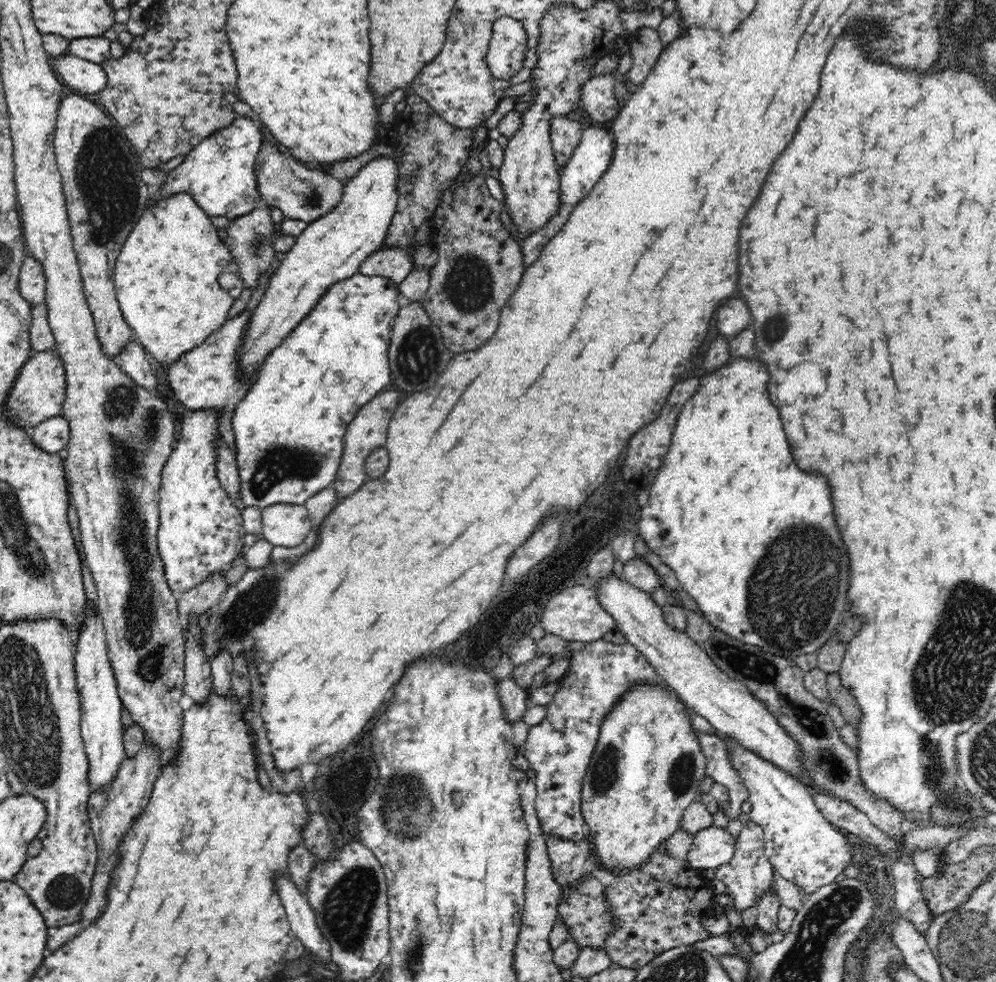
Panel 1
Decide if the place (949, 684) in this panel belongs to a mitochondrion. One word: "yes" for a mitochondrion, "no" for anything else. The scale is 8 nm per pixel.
yes

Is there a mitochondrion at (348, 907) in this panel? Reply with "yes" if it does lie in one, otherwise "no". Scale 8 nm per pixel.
yes

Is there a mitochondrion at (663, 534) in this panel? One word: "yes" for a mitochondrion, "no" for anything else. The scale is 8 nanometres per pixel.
no

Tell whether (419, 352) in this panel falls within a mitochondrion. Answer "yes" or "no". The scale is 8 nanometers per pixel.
yes

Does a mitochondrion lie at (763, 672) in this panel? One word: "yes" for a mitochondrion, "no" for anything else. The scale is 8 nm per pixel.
yes

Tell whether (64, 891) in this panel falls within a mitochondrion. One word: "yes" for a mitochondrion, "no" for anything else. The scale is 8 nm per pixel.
yes

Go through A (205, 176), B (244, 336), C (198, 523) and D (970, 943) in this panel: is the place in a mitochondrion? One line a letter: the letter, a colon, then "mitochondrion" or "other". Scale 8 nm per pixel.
A: other
B: other
C: other
D: mitochondrion

